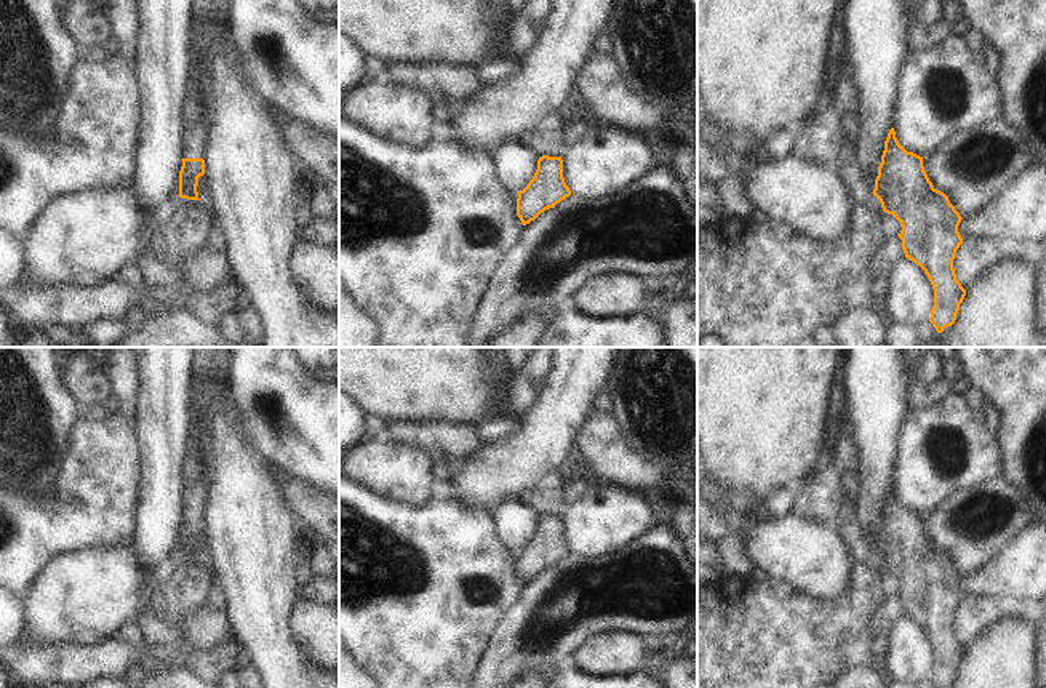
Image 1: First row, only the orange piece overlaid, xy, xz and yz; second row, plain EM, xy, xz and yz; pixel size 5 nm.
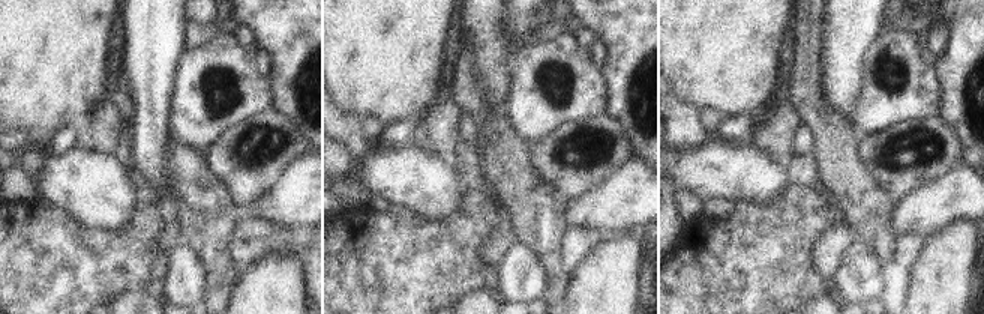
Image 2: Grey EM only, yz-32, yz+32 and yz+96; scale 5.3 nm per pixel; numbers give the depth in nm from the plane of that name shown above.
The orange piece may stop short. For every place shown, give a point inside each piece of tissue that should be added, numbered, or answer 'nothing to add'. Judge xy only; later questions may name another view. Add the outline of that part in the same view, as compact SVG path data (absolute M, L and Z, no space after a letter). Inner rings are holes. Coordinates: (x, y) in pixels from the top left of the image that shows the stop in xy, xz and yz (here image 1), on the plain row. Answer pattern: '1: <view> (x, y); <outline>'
1: xy (210, 365); M192 347L189 427L182 456L182 517L203 517L208 499L208 472L202 456L206 435L203 413L213 387L227 389L230 347Z

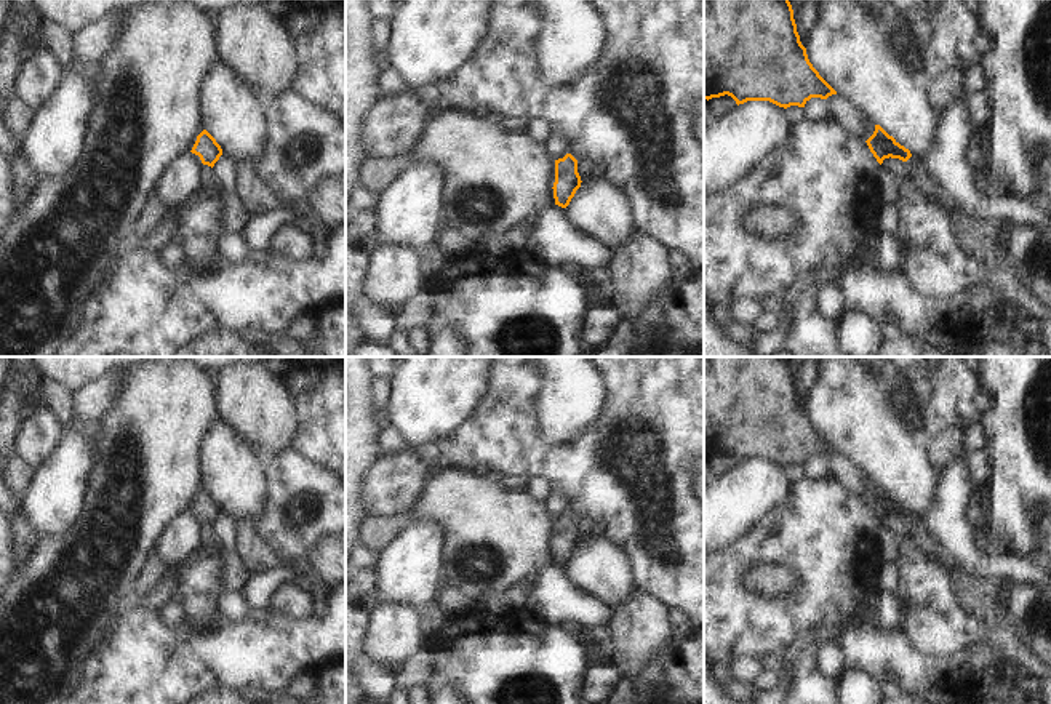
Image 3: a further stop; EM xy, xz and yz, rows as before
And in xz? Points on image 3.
nothing to add

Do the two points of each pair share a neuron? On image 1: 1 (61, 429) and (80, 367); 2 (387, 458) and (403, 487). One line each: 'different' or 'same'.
1: different
2: same

